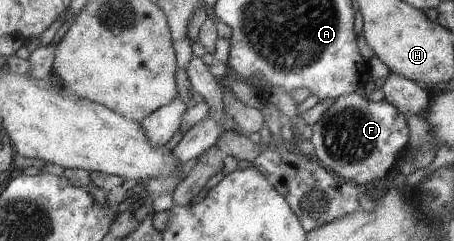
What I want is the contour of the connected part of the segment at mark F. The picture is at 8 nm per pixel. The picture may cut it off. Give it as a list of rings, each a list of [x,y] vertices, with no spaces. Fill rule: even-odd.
[[[361,91],[340,96],[312,127],[315,159],[349,182],[377,183],[377,179],[392,172],[401,153],[411,139],[411,129],[405,115],[385,99],[377,103]]]

